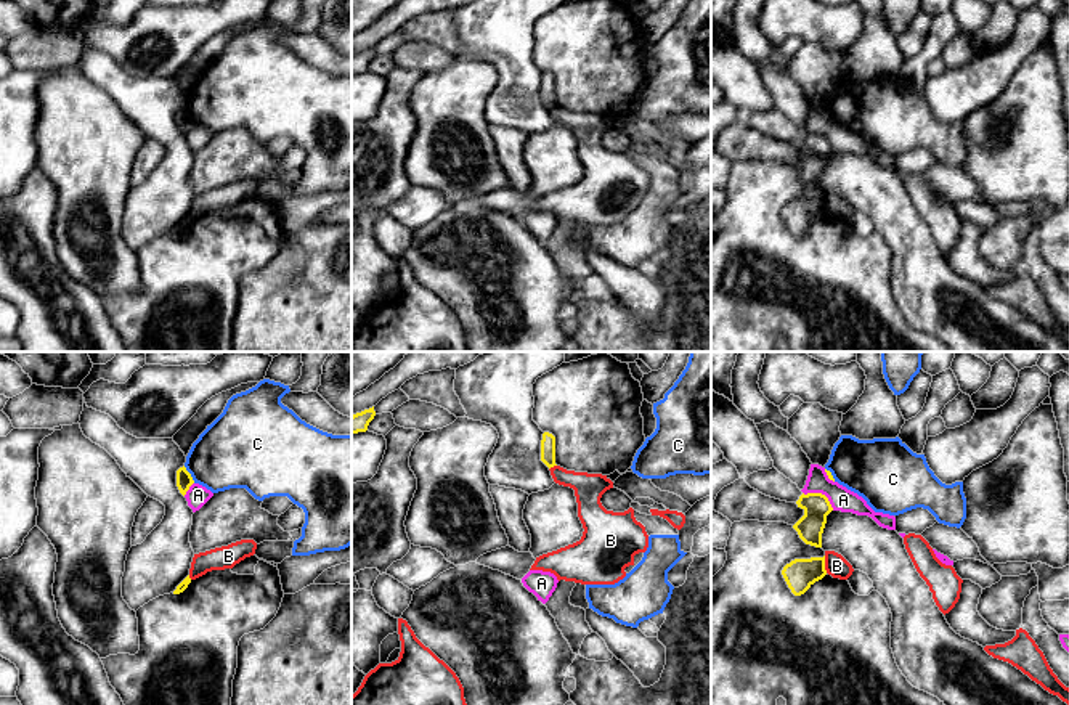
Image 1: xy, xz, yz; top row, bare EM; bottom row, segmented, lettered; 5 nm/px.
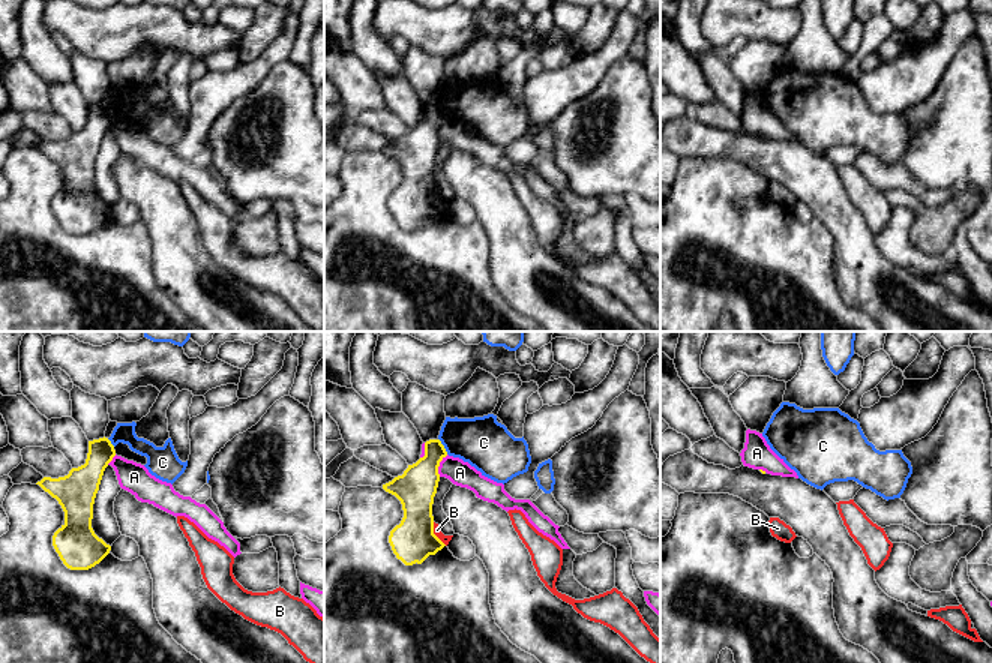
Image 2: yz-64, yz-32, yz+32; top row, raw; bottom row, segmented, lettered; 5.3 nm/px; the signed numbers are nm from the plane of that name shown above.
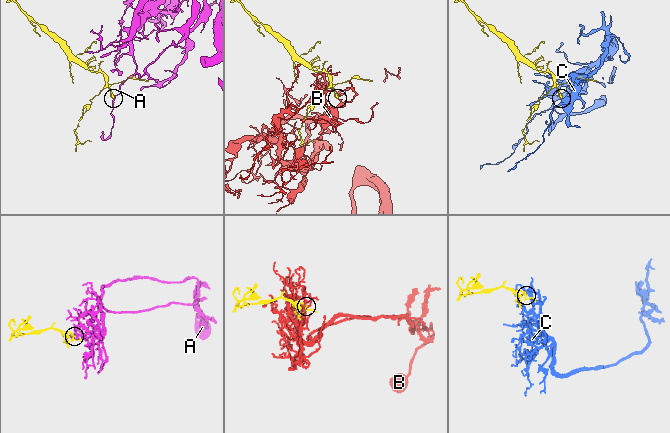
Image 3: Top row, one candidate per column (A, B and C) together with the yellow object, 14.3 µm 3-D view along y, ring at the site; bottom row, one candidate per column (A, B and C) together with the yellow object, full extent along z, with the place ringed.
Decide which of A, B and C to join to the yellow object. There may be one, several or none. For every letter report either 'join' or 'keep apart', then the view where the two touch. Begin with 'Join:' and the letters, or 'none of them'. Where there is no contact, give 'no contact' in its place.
Join: none of them
A: keep apart; meets yellow in yz
B: keep apart; meets yellow in yz
C: keep apart; meets yellow in xy

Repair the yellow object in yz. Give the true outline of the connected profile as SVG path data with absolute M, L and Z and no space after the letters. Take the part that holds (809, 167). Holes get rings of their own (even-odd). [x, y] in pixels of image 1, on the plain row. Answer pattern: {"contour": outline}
{"contour": "M803 133L796 145L804 151L804 156L793 165L793 169L806 185L822 188L822 173L827 164L827 156L833 151L828 138L822 133Z"}

